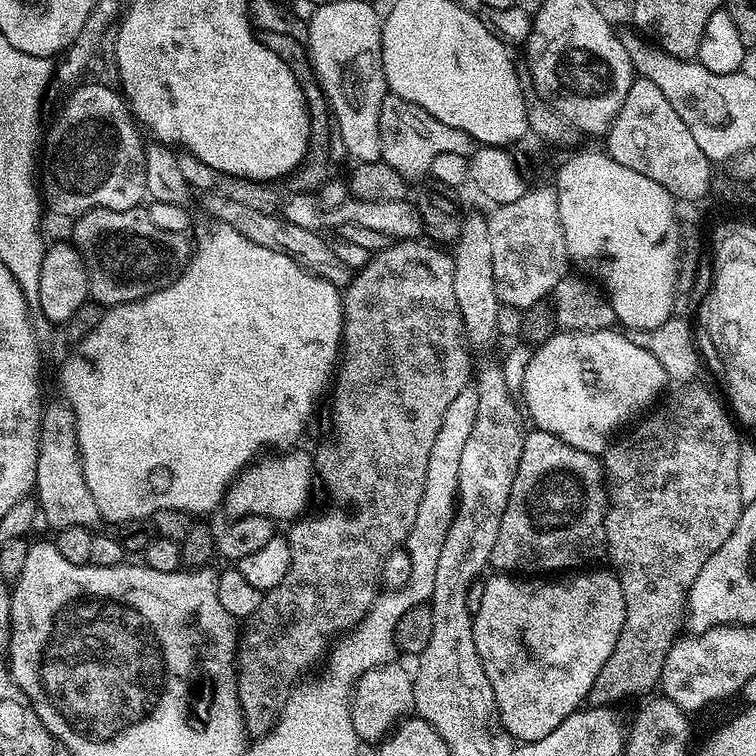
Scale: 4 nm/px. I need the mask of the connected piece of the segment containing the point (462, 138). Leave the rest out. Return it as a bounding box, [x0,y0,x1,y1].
[380,94,478,182]

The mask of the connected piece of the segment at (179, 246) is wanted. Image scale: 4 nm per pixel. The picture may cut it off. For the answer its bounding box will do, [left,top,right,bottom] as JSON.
[70,207,194,306]

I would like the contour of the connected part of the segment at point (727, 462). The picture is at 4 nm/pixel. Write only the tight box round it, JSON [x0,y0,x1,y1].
[587,382,746,708]

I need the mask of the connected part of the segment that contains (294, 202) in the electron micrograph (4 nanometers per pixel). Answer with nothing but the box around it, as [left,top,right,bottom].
[282,194,425,241]

